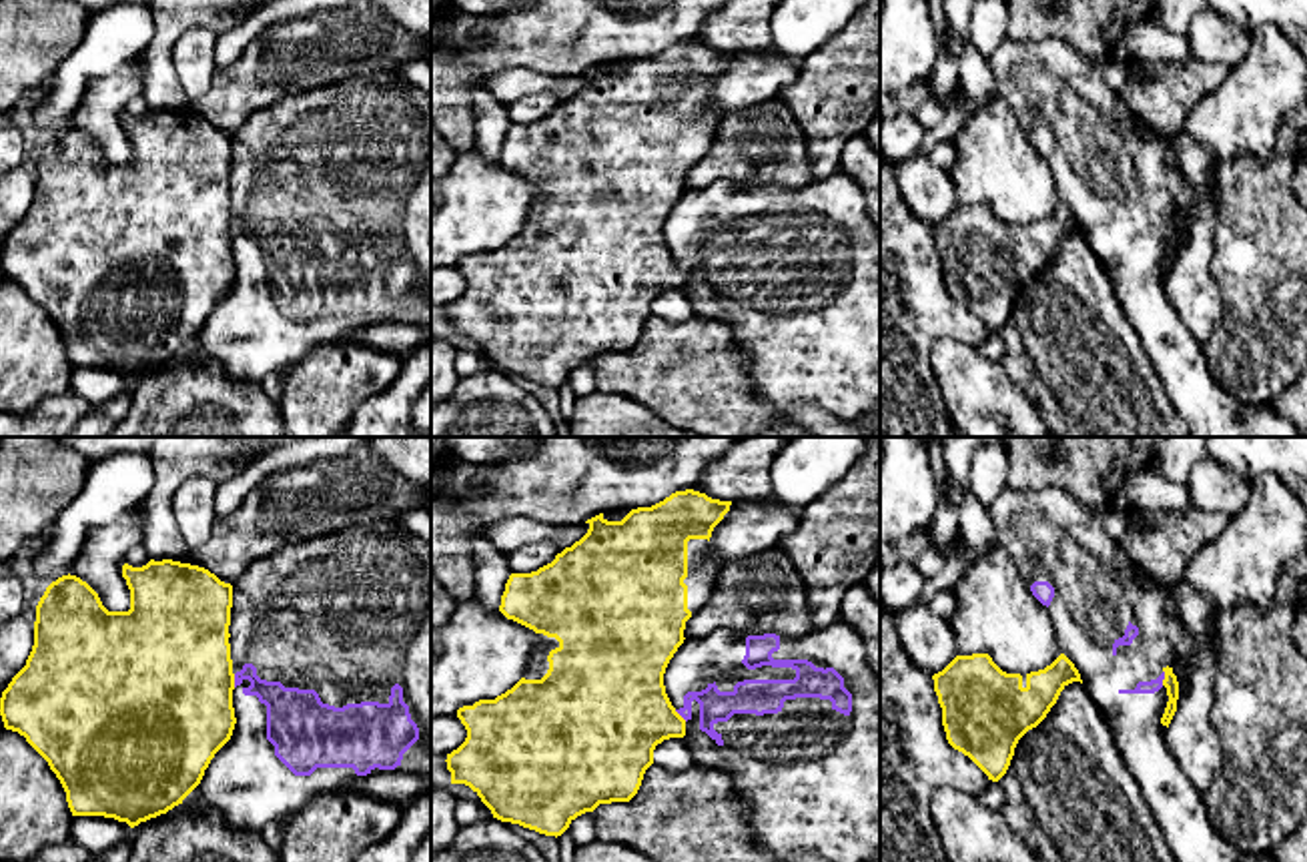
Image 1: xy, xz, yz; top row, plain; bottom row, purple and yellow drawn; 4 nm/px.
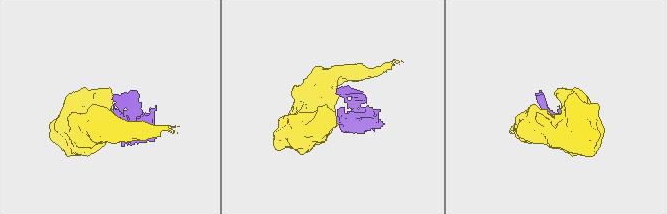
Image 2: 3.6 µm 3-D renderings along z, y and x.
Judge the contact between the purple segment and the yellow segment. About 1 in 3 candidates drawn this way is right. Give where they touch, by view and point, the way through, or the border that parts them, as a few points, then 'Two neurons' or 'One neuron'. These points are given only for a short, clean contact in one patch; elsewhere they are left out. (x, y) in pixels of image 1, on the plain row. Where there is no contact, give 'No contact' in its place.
Touches purple at yz (1163, 229). Boundary: yz (1163, 221), (1161, 235). Two neurons

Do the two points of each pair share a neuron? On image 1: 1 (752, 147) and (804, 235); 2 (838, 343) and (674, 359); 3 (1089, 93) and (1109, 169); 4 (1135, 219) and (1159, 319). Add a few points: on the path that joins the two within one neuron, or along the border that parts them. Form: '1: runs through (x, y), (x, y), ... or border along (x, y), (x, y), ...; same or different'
1: border along (728, 179), (746, 187), (802, 187), (810, 181); different
2: border along (712, 317), (730, 327), (760, 397); different
3: runs through (1107, 111), (1113, 121), (1113, 151); same
4: runs through (1135, 243), (1135, 277), (1143, 295); same

